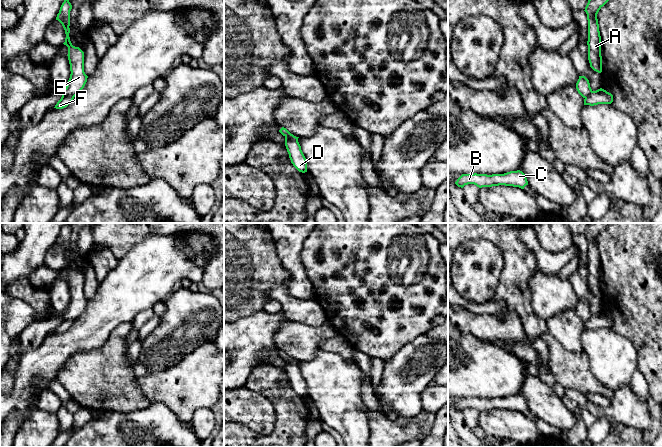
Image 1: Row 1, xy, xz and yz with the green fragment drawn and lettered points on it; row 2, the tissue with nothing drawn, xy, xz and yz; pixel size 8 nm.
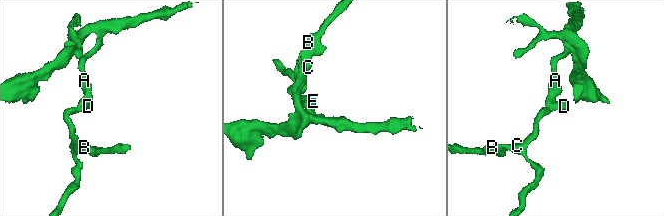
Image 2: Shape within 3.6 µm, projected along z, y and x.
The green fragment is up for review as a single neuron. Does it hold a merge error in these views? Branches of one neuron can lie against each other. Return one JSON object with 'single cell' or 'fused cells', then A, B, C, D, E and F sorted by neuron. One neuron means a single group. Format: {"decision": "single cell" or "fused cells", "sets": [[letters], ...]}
{"decision": "fused cells", "sets": [["A", "E"], ["B", "C", "D", "F"]]}

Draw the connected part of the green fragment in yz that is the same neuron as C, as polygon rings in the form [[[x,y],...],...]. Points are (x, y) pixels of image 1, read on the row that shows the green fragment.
[[[510,171],[504,174],[462,174],[455,184],[458,187],[463,188],[465,185],[474,184],[479,188],[482,187],[492,187],[492,186],[513,186],[524,189],[528,185],[527,178],[525,174],[520,171]]]

